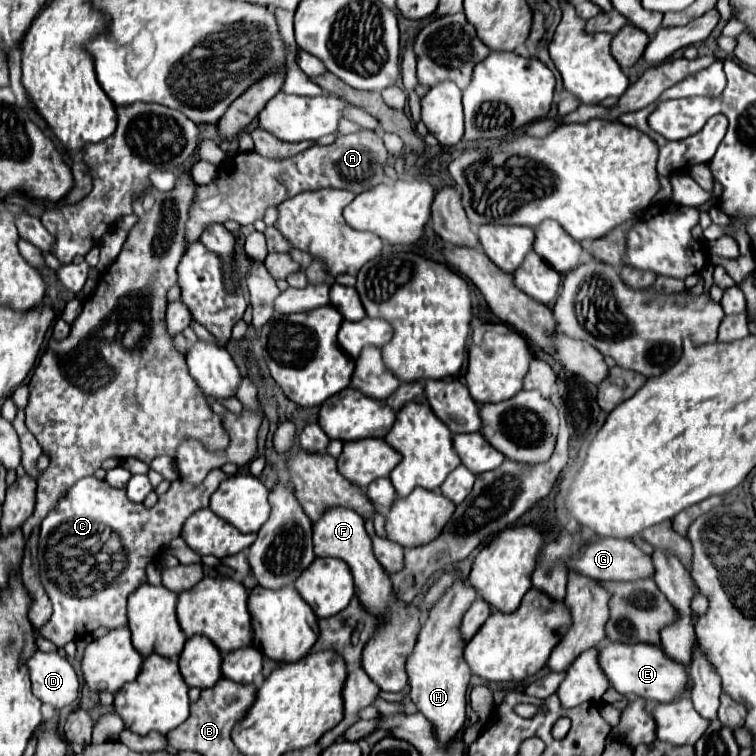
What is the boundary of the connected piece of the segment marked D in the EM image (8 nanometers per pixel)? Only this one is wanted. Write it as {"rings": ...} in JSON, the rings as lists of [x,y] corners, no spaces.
{"rings":[[[36,650],[26,666],[30,670],[32,692],[52,708],[62,710],[78,696],[78,678],[70,662],[58,652]]]}

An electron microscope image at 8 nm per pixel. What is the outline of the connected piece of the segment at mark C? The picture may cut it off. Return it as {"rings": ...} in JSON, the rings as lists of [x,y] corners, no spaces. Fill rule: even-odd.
{"rings":[[[214,468],[200,486],[174,480],[170,490],[162,494],[158,504],[150,510],[144,508],[144,504],[130,502],[126,490],[114,490],[104,480],[78,480],[40,526],[40,580],[54,604],[54,614],[50,622],[40,628],[40,634],[62,648],[70,640],[94,632],[100,626],[108,630],[128,626],[126,598],[146,582],[146,564],[152,562],[162,546],[180,536],[182,524],[196,510],[208,508],[210,496],[226,478],[230,476]],[[114,538],[118,538],[120,548],[112,548]]]}

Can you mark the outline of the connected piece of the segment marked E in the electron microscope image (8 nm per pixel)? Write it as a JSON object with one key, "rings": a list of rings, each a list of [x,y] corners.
{"rings":[[[610,642],[600,648],[598,652],[598,664],[608,678],[610,686],[628,696],[636,694],[646,700],[656,700],[656,702],[672,702],[682,694],[682,690],[688,684],[688,672],[682,668],[678,662],[672,662],[666,658],[660,646],[650,646],[644,642],[638,644],[626,644],[626,642]]]}

